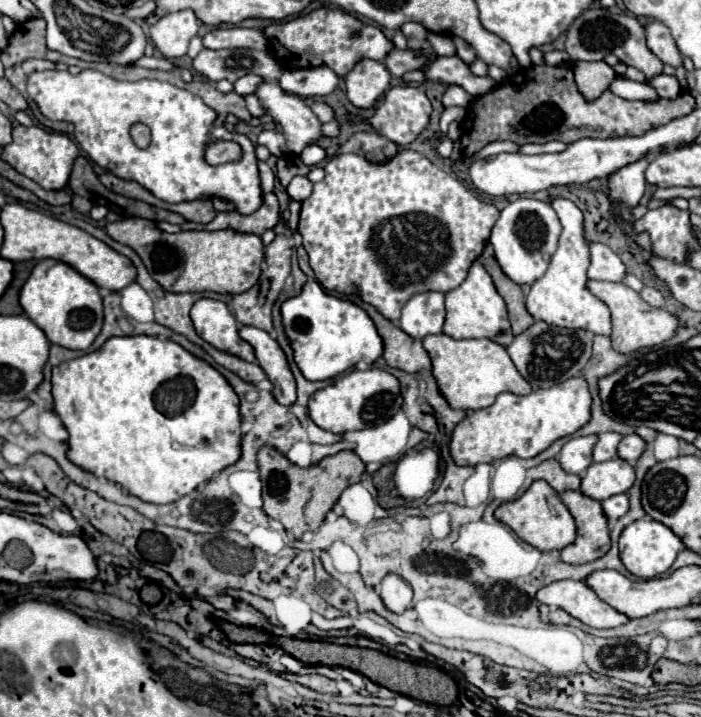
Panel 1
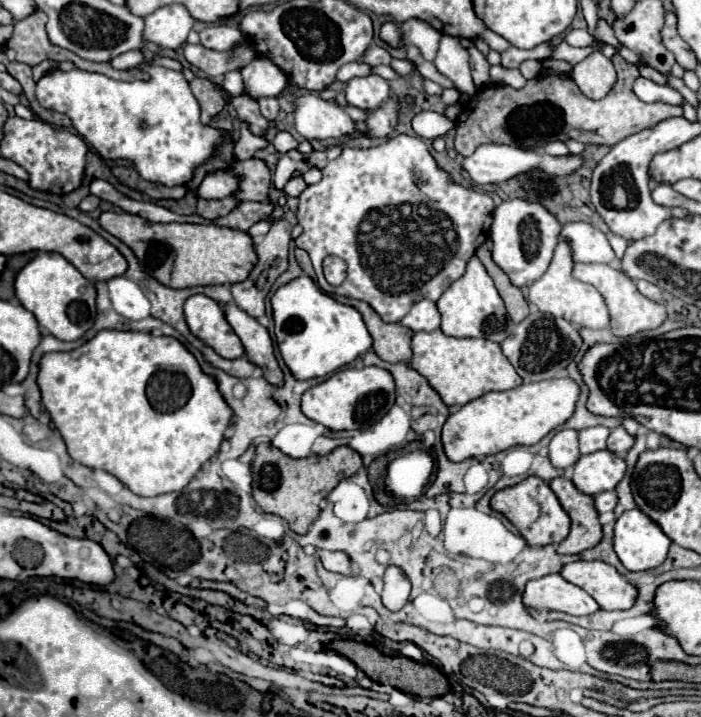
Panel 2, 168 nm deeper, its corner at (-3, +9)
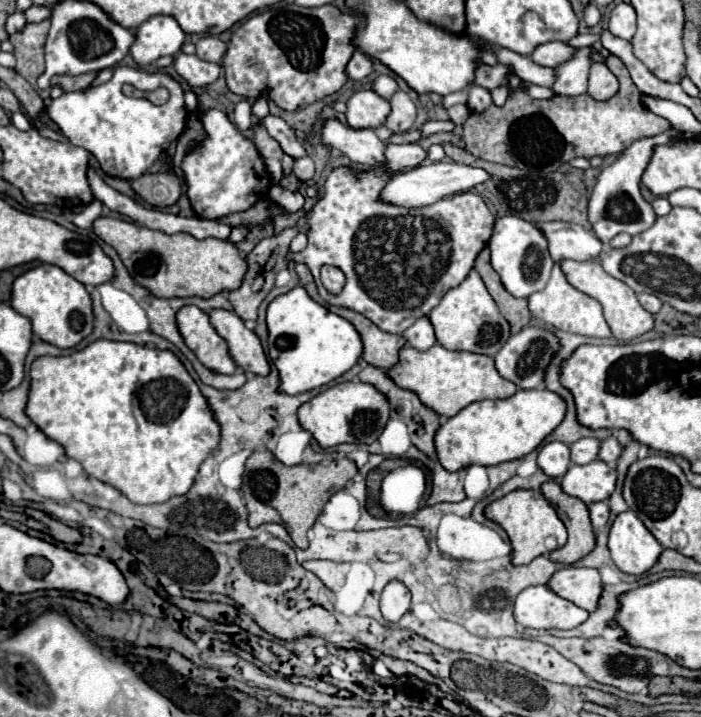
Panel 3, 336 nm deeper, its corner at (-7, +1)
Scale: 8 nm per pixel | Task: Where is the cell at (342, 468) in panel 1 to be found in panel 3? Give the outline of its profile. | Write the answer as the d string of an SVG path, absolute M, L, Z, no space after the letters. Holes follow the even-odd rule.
M267 449L253 451L251 457L245 461L245 473L241 485L241 493L249 511L249 519L247 519L249 527L259 527L265 523L281 523L285 525L293 543L299 549L305 549L309 545L307 531L313 527L327 499L335 495L335 491L341 491L345 483L351 481L355 475L357 475L357 465L347 457L319 465L301 463L287 467L277 459L273 459L273 453ZM273 509L279 517L275 517Z

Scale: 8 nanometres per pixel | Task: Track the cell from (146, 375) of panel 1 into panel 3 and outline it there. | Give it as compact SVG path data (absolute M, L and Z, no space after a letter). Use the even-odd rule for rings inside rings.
M99 339L99 341L89 343L85 349L75 351L75 353L65 355L65 357L37 357L31 363L29 375L31 375L31 391L27 397L27 417L39 427L39 431L43 431L49 439L57 441L65 449L67 457L79 461L87 475L91 475L103 483L113 485L117 491L121 491L133 503L139 503L139 505L163 503L175 495L185 495L189 491L189 487L193 485L195 475L197 475L203 459L207 455L211 455L215 451L215 447L219 445L219 437L221 437L219 425L213 419L213 411L209 409L207 399L201 395L197 383L191 379L191 375L183 367L183 363L171 351L147 349L147 347L135 345L135 343L119 343L119 341Z

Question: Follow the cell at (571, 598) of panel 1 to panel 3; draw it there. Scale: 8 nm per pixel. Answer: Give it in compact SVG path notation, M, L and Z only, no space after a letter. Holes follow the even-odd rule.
M547 585L527 587L515 599L515 621L531 629L573 629L581 625L589 613L561 599Z

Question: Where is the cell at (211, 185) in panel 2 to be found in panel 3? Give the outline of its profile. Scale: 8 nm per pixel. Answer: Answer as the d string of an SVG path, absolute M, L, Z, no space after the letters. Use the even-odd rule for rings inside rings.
M205 109L199 113L199 119L205 129L205 139L189 149L181 163L191 209L203 219L221 219L235 211L247 211L247 207L265 199L271 187L271 177L263 157L255 143L247 139L223 111Z

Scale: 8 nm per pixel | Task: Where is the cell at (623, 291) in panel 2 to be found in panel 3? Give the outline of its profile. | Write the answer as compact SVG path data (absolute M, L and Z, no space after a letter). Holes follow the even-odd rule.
M563 259L563 261L559 261L559 265L561 265L561 271L565 273L567 281L575 289L587 293L589 297L593 297L601 303L605 321L611 327L611 333L617 341L631 341L631 339L641 337L643 333L653 329L653 315L641 307L641 303L637 301L635 291L631 291L631 287L627 287L623 281L607 275L599 261L579 263L579 261L571 261L571 259Z

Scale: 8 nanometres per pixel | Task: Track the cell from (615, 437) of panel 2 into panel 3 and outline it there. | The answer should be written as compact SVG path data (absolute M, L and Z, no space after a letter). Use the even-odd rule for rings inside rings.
M607 437L601 441L601 447L599 447L599 459L605 461L607 465L615 465L615 461L619 459L623 447L619 445L619 441L615 437Z

